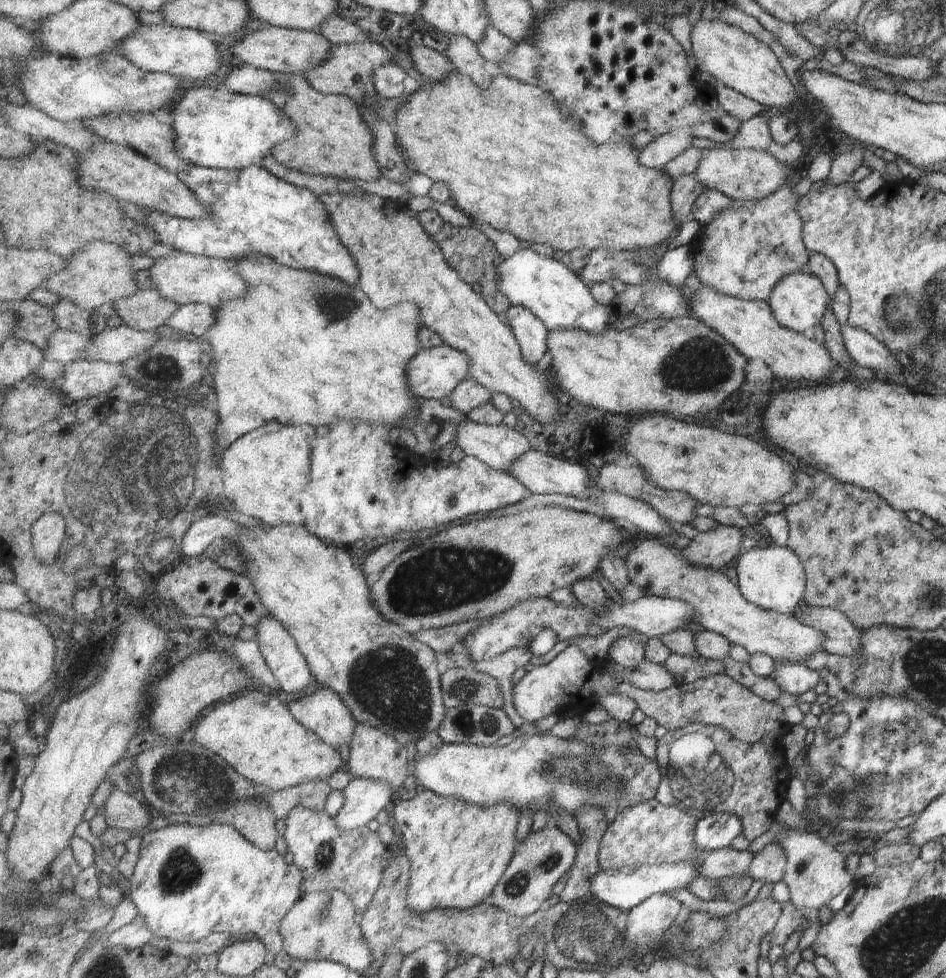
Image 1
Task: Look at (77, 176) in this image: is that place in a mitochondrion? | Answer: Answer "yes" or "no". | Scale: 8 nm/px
no

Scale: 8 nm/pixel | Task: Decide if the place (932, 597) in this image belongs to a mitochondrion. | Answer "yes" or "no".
yes

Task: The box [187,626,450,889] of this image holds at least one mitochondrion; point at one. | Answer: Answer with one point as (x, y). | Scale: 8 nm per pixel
(390, 682)

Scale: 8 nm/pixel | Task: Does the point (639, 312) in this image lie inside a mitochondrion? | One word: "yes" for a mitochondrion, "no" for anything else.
no

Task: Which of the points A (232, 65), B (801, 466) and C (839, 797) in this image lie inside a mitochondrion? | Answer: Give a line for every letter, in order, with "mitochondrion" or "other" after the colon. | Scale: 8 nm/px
A: other
B: other
C: mitochondrion

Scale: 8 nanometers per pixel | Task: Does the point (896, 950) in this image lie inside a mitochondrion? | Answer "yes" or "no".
yes

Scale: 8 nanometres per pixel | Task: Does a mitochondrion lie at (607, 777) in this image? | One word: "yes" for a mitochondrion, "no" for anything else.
yes

